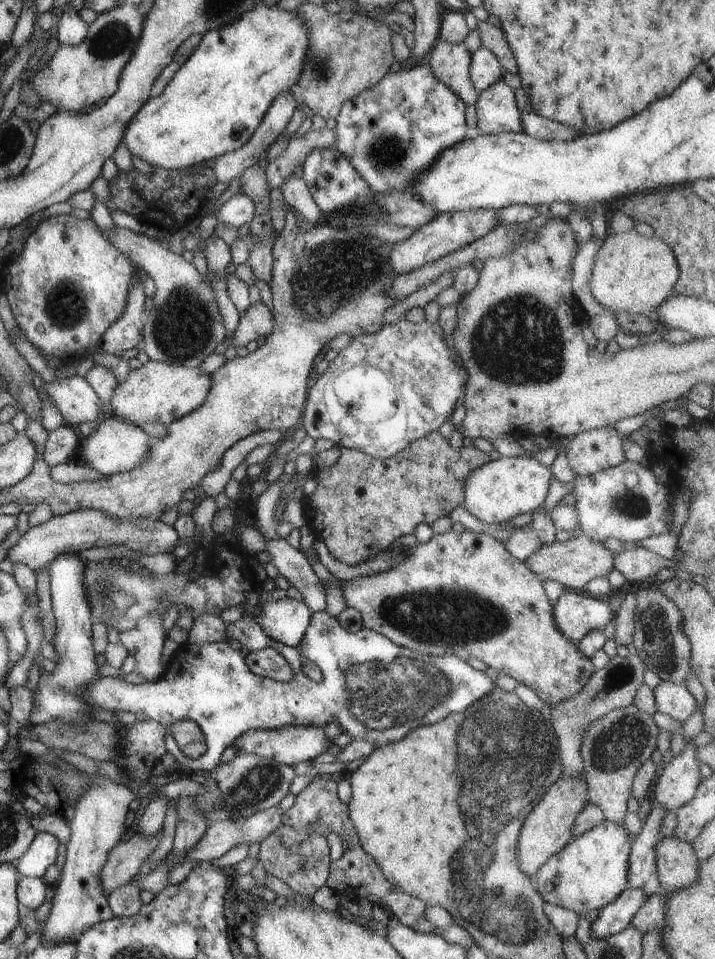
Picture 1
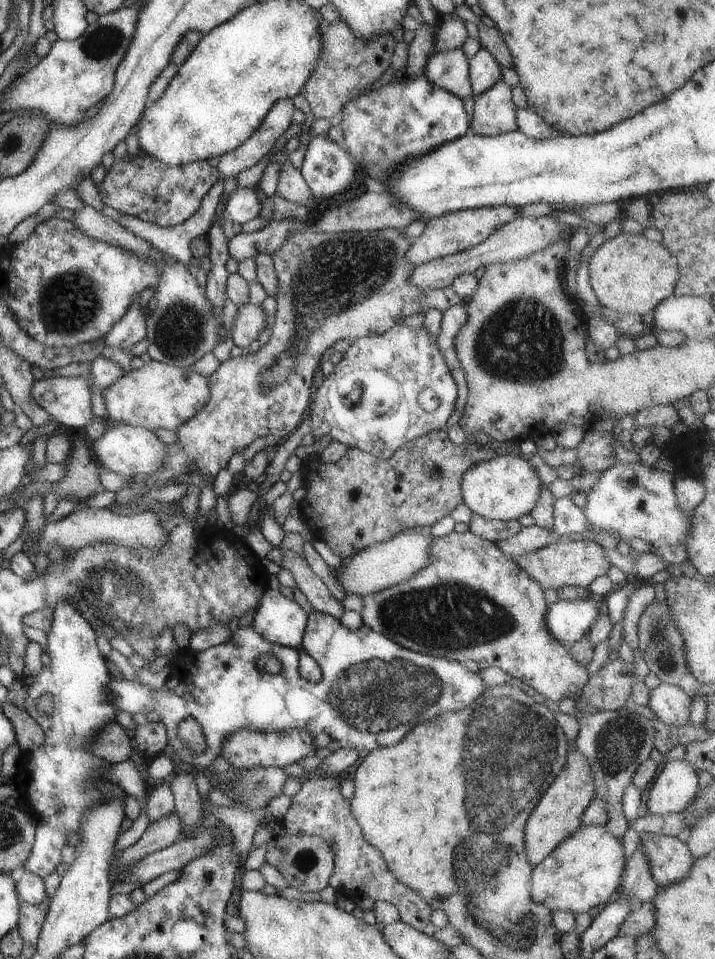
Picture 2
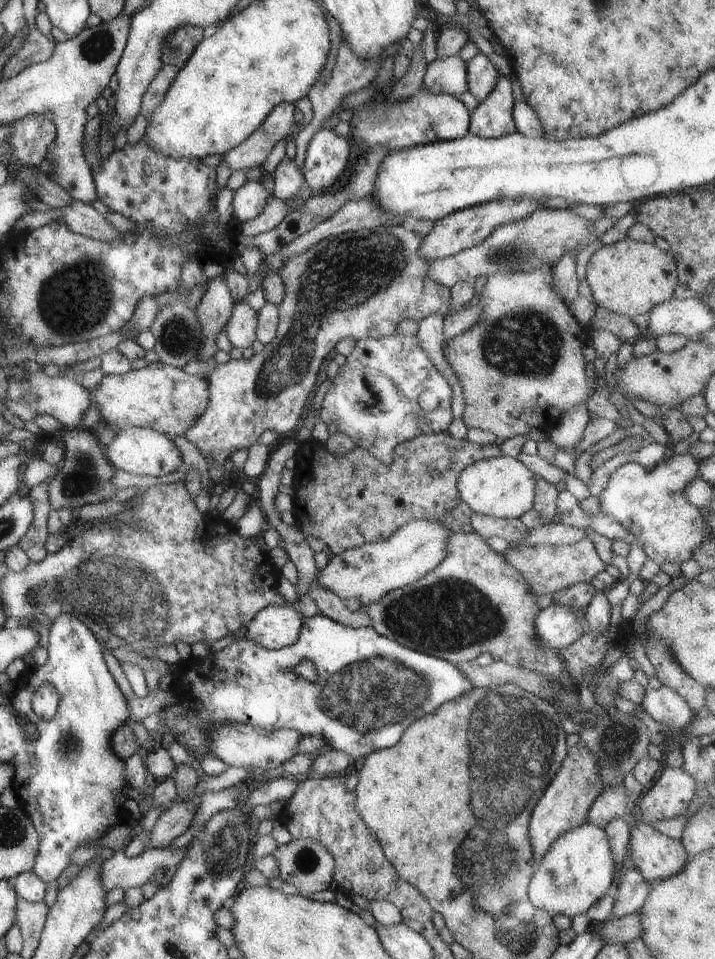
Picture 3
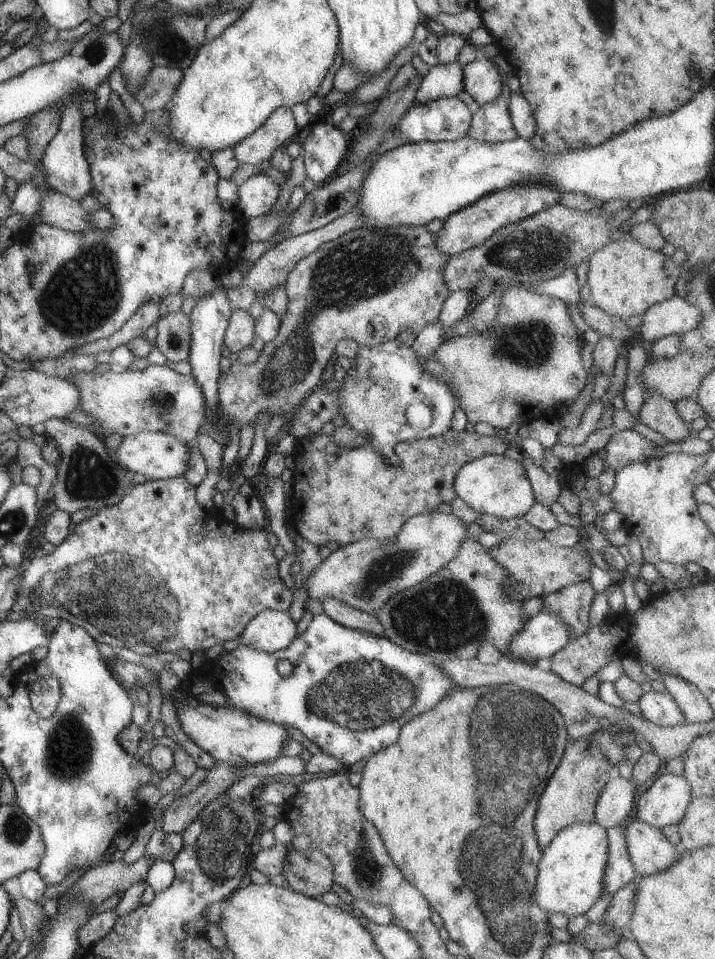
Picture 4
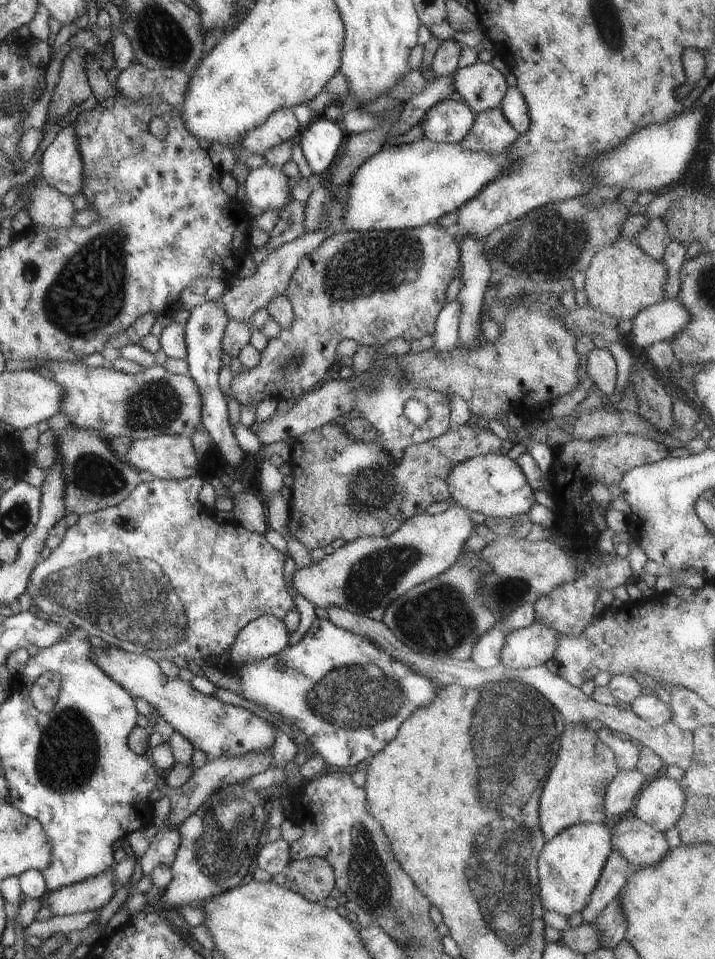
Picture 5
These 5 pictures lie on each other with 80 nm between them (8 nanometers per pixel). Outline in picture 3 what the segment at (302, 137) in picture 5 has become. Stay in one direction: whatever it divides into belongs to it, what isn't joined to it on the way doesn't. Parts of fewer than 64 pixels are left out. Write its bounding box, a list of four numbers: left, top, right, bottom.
[300,127,349,193]

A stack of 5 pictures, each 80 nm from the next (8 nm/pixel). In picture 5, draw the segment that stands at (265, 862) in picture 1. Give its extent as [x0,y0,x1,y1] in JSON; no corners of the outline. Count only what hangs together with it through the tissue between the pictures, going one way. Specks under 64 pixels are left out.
[283,857,335,904]

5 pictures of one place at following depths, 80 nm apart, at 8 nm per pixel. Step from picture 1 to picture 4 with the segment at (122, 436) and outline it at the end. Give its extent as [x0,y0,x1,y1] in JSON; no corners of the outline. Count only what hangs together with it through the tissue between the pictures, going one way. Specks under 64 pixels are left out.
[110,432,189,479]

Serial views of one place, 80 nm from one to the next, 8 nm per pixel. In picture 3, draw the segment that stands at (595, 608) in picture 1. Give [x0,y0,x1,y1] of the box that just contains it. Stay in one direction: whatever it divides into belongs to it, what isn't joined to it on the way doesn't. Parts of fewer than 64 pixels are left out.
[534,603,587,651]

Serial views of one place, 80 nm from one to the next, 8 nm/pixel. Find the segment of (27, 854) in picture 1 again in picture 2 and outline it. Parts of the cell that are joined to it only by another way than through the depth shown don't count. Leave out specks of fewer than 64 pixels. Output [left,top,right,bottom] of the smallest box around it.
[12,601,117,878]

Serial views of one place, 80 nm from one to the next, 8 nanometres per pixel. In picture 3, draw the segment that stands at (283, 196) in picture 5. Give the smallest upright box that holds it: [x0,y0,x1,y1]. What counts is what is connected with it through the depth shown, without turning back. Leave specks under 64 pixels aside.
[231,179,272,223]

